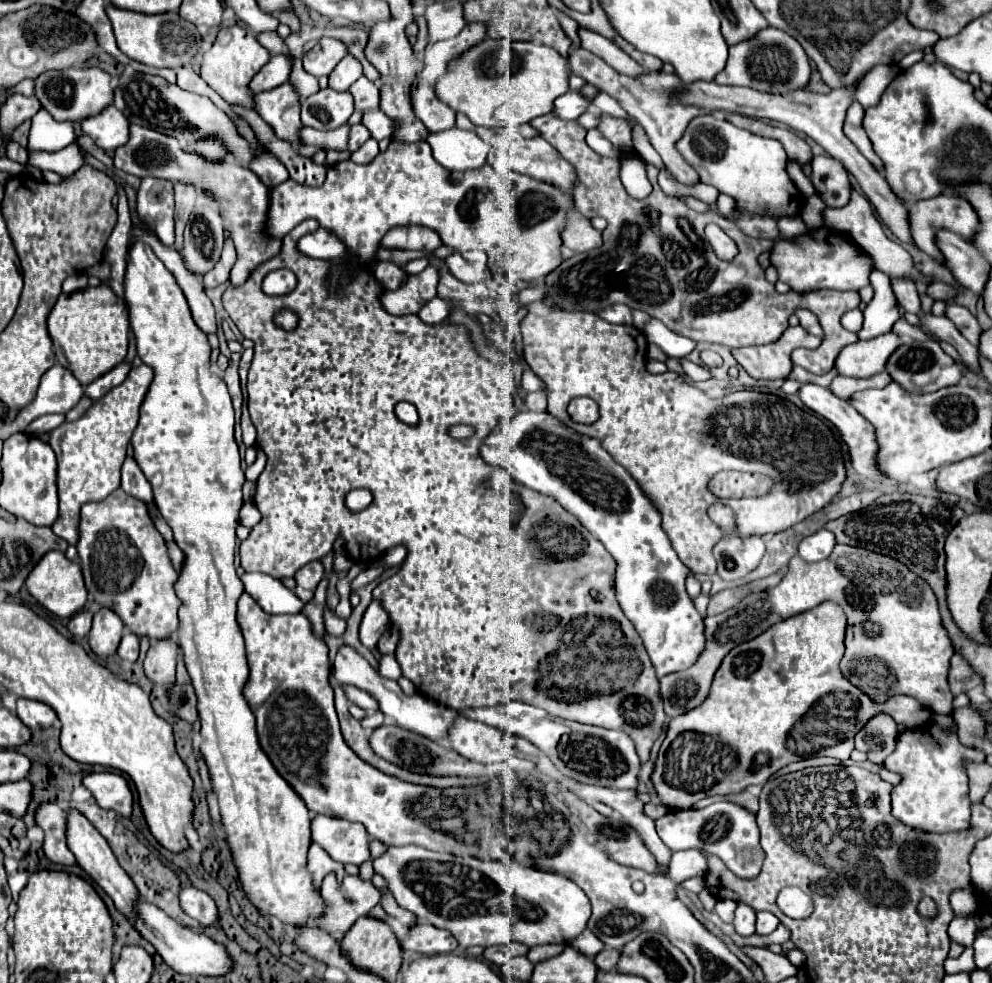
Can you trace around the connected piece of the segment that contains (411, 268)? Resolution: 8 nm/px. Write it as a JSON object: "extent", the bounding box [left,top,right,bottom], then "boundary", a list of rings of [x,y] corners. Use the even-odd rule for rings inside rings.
{"extent":[403,257,429,275],"boundary":[[[421,257],[421,259],[413,259],[413,261],[405,263],[405,265],[403,265],[403,271],[405,271],[407,275],[417,275],[417,273],[421,273],[427,265],[429,265],[427,257]]]}

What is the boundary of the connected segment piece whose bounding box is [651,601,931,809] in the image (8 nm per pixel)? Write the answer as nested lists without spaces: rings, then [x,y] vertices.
[[[825,601],[805,613],[799,613],[795,617],[775,623],[759,637],[731,649],[715,673],[715,681],[711,685],[711,691],[705,703],[695,707],[695,711],[675,717],[669,723],[667,737],[661,745],[657,765],[651,777],[663,805],[667,805],[669,809],[689,809],[707,795],[739,793],[749,785],[765,783],[781,767],[793,761],[799,761],[799,755],[791,753],[787,747],[787,735],[791,727],[803,719],[827,721],[827,727],[835,727],[835,729],[829,729],[827,733],[827,747],[821,751],[815,751],[817,755],[831,755],[831,757],[835,757],[835,745],[839,745],[841,737],[847,737],[847,739],[853,737],[859,731],[859,727],[865,725],[873,715],[887,713],[897,723],[907,725],[909,729],[917,729],[923,723],[927,723],[931,717],[931,711],[923,707],[917,699],[895,695],[889,701],[877,703],[869,699],[861,689],[853,687],[841,675],[839,661],[845,651],[845,645],[843,645],[845,629],[847,629],[847,619],[841,607],[837,607],[837,603],[833,601]]]

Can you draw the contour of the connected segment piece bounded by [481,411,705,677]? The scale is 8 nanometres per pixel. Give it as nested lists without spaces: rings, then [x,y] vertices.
[[[523,411],[517,413],[509,421],[501,421],[481,445],[481,457],[489,465],[499,465],[509,471],[509,475],[543,495],[553,497],[565,511],[575,515],[593,537],[597,537],[605,549],[617,561],[617,601],[627,615],[627,619],[635,625],[635,631],[645,643],[645,649],[651,657],[651,663],[659,677],[665,677],[675,671],[683,671],[695,663],[695,659],[705,649],[705,619],[695,609],[691,597],[685,591],[685,571],[687,567],[679,561],[675,549],[667,533],[661,527],[661,515],[653,501],[645,495],[639,483],[629,475],[625,467],[621,467],[597,439],[581,435],[555,419],[549,413],[533,413]]]

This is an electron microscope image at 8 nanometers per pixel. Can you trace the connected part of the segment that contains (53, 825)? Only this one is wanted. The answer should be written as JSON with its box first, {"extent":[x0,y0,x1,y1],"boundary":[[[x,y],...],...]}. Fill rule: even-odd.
{"extent":[37,803,77,865],"boundary":[[[45,803],[37,809],[37,825],[45,831],[43,851],[53,863],[61,865],[77,865],[75,855],[67,847],[65,827],[67,827],[67,813],[55,803]]]}

